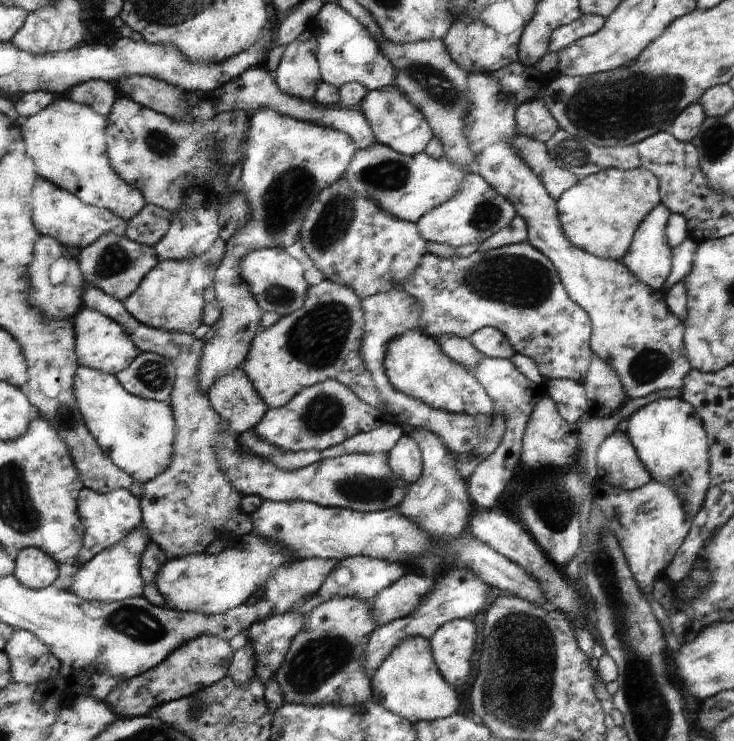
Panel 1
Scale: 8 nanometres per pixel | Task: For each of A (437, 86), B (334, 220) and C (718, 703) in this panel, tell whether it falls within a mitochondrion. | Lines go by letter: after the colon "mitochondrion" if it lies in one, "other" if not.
A: mitochondrion
B: mitochondrion
C: other

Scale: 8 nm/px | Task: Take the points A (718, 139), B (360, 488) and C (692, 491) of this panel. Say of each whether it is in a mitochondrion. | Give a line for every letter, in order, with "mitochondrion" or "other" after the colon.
A: mitochondrion
B: mitochondrion
C: other

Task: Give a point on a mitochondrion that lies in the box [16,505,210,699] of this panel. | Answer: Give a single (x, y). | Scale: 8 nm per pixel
(141, 625)

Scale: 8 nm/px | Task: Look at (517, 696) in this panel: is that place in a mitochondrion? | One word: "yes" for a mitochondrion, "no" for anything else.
yes

